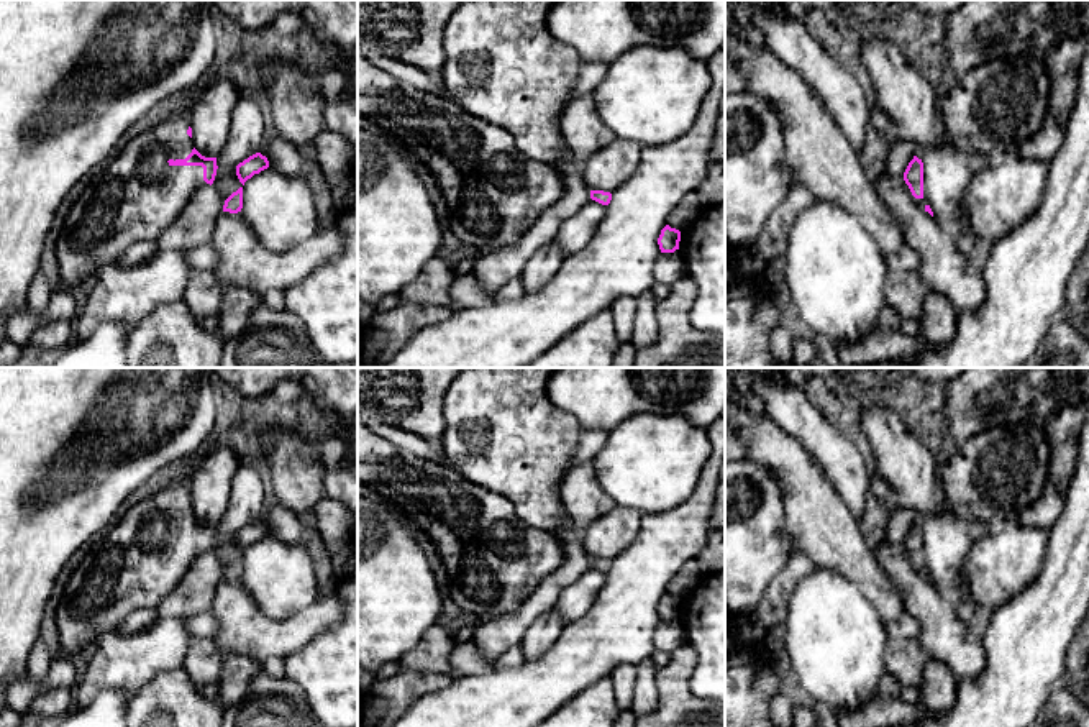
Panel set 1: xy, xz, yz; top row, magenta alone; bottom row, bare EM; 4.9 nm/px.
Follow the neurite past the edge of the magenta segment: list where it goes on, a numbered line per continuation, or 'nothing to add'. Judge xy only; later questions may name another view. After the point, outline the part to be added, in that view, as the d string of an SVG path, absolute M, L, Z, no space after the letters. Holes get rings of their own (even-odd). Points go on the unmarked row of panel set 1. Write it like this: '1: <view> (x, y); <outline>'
1: xy (136, 563); M189 478L175 481L151 497L131 505L121 520L103 530L100 542L84 556L71 574L56 609L62 655L79 653L105 633L118 633L125 617L139 609L157 609L187 574L194 560L203 553L202 533L171 533L169 527L185 527L194 509L187 502Z

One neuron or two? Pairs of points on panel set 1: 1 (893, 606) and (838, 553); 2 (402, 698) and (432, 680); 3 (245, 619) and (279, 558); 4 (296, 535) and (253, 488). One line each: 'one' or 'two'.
1: one
2: one
3: two
4: two

